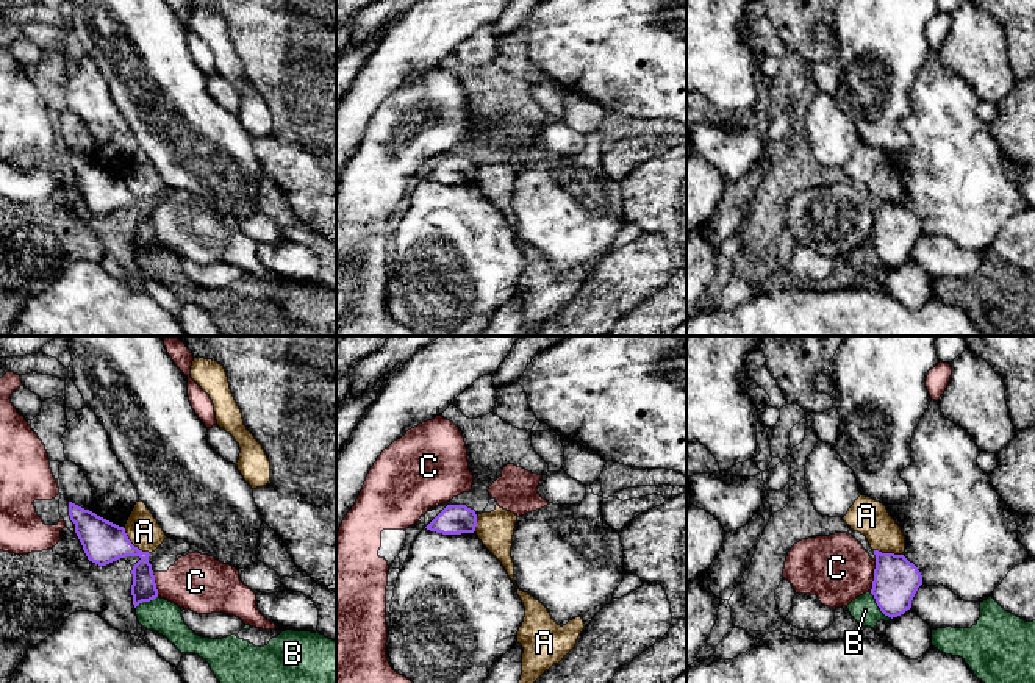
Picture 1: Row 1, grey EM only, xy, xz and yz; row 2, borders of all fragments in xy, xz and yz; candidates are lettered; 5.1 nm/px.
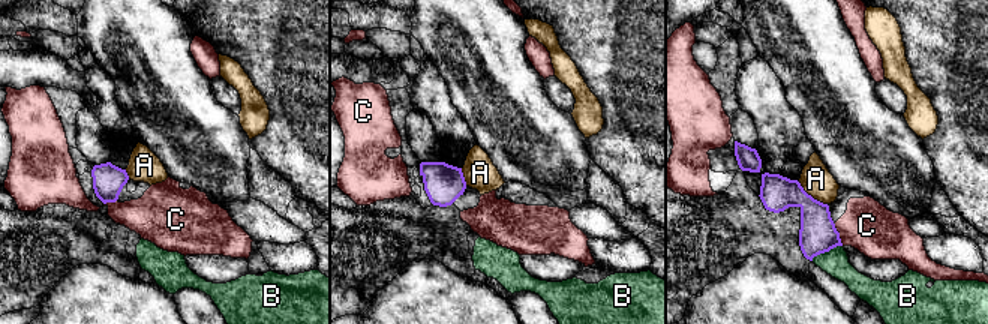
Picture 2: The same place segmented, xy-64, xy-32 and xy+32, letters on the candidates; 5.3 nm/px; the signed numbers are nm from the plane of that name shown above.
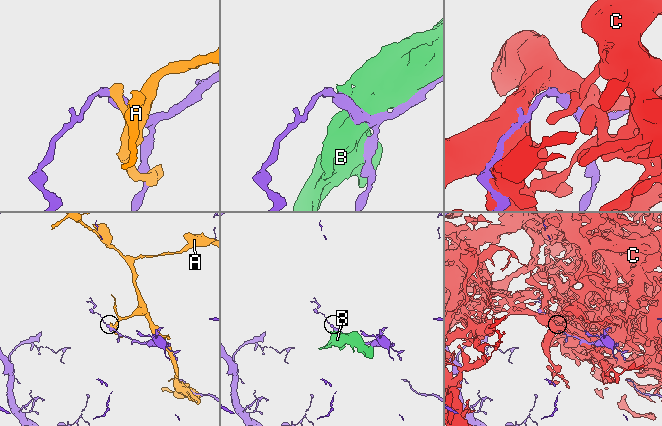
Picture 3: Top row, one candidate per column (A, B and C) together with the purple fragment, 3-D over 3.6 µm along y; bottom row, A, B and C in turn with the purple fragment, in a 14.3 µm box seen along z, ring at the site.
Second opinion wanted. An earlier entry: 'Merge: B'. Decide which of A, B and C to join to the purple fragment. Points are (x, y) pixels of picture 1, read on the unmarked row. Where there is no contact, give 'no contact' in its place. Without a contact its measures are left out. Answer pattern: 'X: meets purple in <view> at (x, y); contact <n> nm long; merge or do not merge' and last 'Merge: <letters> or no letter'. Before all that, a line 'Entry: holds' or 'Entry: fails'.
Entry: fails
A: meets purple in xy at (132, 194); contact 200 nm long; do not merge
B: meets purple in yz at (877, 255); contact 180 nm long; do not merge
C: meets purple in yz at (874, 225); contact 160 nm long; do not merge
Merge: no letter

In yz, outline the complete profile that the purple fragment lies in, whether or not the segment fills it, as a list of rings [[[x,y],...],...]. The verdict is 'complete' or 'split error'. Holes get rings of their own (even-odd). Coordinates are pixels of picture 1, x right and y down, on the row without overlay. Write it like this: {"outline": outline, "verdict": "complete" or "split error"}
{"outline": [[[874,200],[876,219],[871,244],[880,261],[897,267],[911,258],[911,250],[922,234],[918,217],[904,205]]], "verdict": "complete"}

